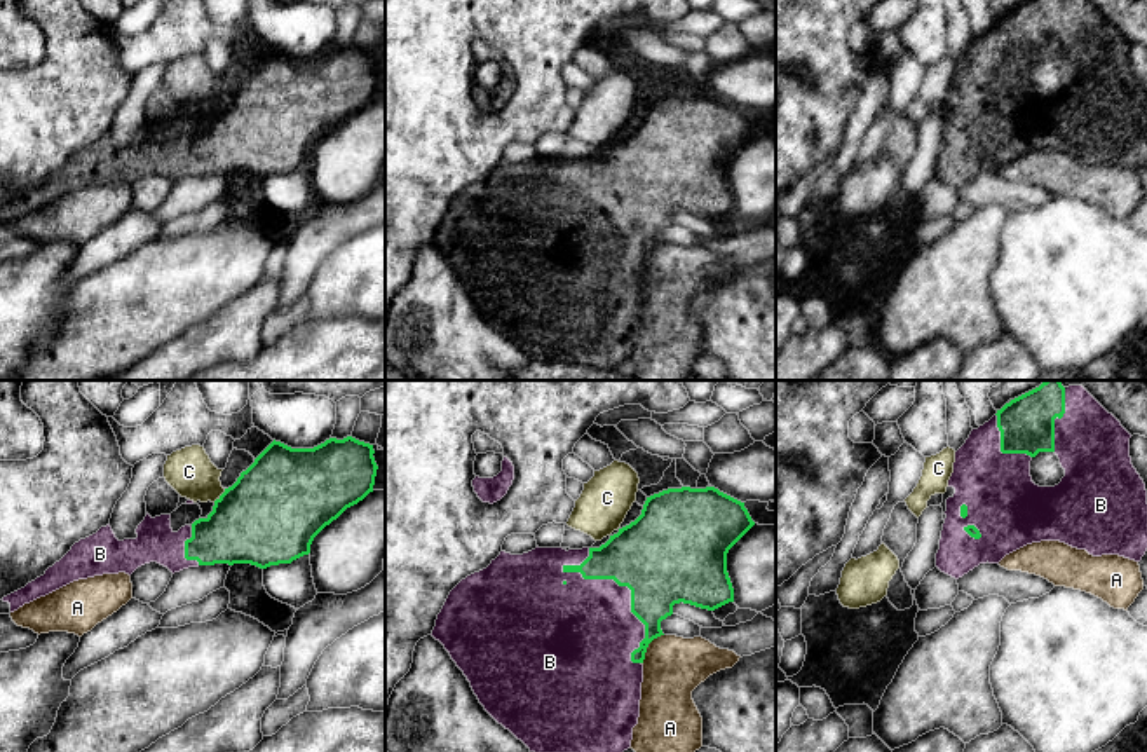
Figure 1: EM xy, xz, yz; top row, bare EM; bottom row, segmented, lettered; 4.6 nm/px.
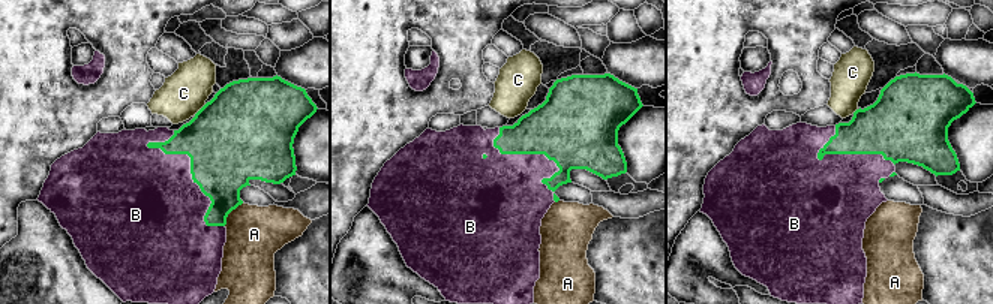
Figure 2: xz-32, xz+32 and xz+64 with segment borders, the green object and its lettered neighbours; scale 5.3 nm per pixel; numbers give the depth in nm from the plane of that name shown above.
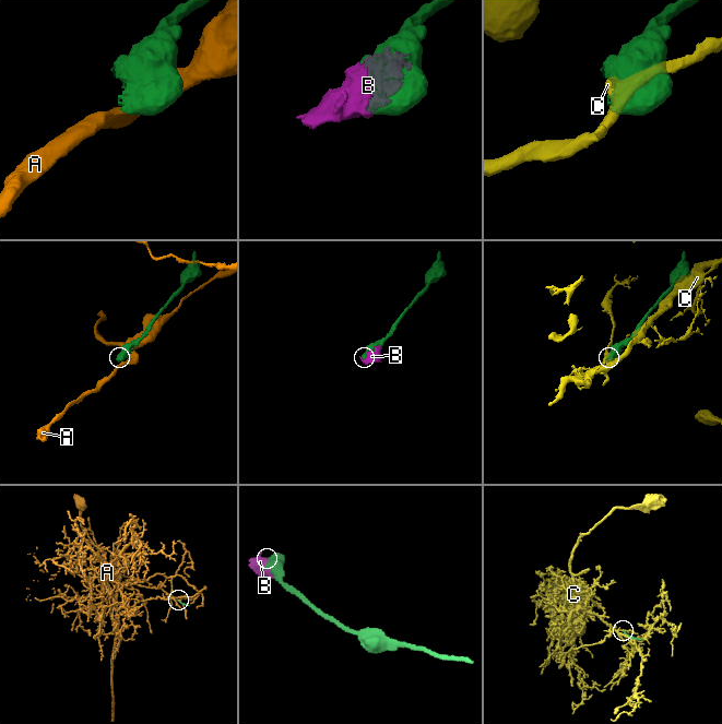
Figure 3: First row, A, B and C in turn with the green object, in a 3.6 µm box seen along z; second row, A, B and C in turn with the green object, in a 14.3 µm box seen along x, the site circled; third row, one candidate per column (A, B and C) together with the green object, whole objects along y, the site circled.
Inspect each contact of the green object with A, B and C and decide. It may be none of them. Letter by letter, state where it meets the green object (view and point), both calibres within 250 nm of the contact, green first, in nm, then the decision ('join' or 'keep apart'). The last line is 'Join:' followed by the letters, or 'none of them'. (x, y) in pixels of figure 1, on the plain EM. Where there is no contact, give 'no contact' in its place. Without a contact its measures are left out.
A: meets green in xz at (647, 255); 200 nm thick on the green side, 280 nm on the other; keep apart
B: meets green in xz at (619, 194); 440 nm thick on the green side, 440 nm on the other; join
C: meets green in xy at (220, 105); 460 nm thick on the green side, 220 nm on the other; keep apart
Join: B

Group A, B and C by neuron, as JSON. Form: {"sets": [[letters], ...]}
{"sets": [["A"], ["B"], ["C"]]}

